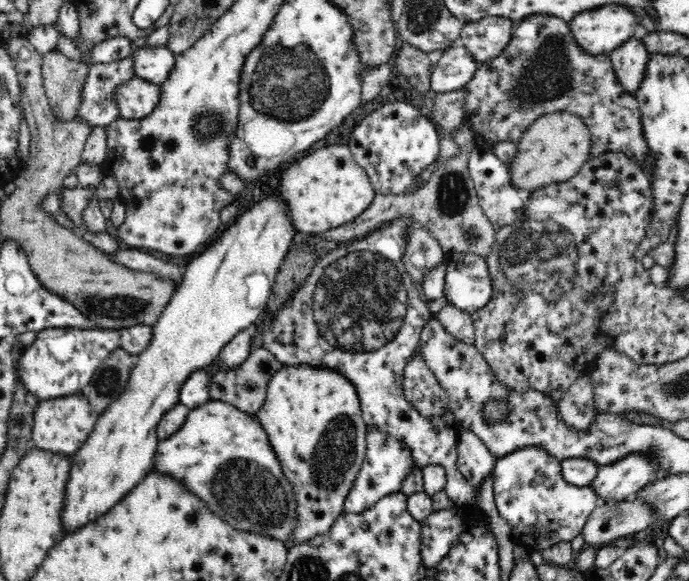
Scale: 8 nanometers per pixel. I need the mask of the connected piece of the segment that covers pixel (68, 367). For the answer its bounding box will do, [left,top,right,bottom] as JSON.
[17,328,120,401]

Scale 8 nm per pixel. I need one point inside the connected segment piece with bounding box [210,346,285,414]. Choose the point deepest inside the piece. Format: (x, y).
(245, 387)

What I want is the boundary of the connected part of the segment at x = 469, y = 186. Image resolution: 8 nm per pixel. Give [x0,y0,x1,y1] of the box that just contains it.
[316,151,496,259]

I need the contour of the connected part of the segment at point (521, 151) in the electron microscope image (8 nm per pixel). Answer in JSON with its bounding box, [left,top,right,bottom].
[505,111,589,195]

